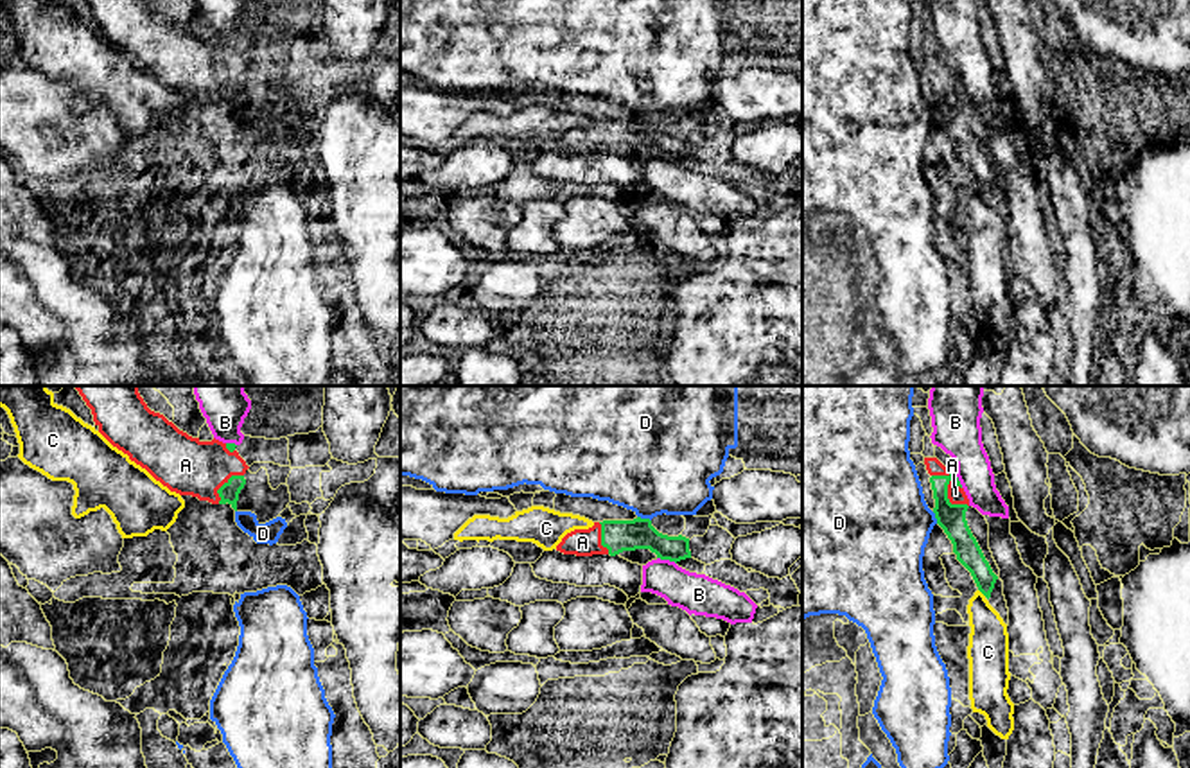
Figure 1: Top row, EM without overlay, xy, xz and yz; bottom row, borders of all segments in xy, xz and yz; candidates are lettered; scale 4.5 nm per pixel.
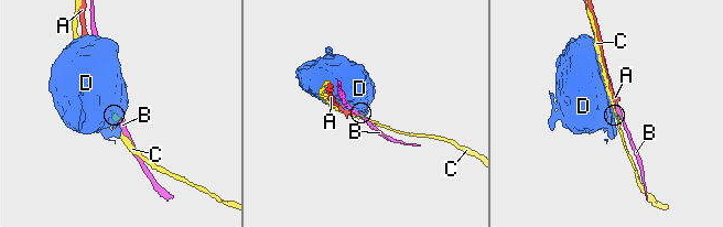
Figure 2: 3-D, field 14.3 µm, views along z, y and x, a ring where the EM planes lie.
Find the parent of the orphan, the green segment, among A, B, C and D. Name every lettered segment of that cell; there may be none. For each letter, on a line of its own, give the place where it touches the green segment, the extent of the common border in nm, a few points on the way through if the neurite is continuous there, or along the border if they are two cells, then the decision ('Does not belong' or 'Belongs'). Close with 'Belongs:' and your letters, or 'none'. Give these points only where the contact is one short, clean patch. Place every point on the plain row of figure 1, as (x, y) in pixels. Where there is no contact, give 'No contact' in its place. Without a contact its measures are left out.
A: Touches green at yz (948, 97). Shared border 150 nm. Belongs
B: Touches green at xz (666, 157). Shared border 90 nm. Does not belong
C: Touches green at yz (982, 191). Shared border 50 nm. Boundary: yz (979, 187), (986, 194). Does not belong
D: Touches green at xz (645, 117). Shared border 70 nm. Boundary: xz (638, 113), (650, 119). Does not belong
Belongs: A

